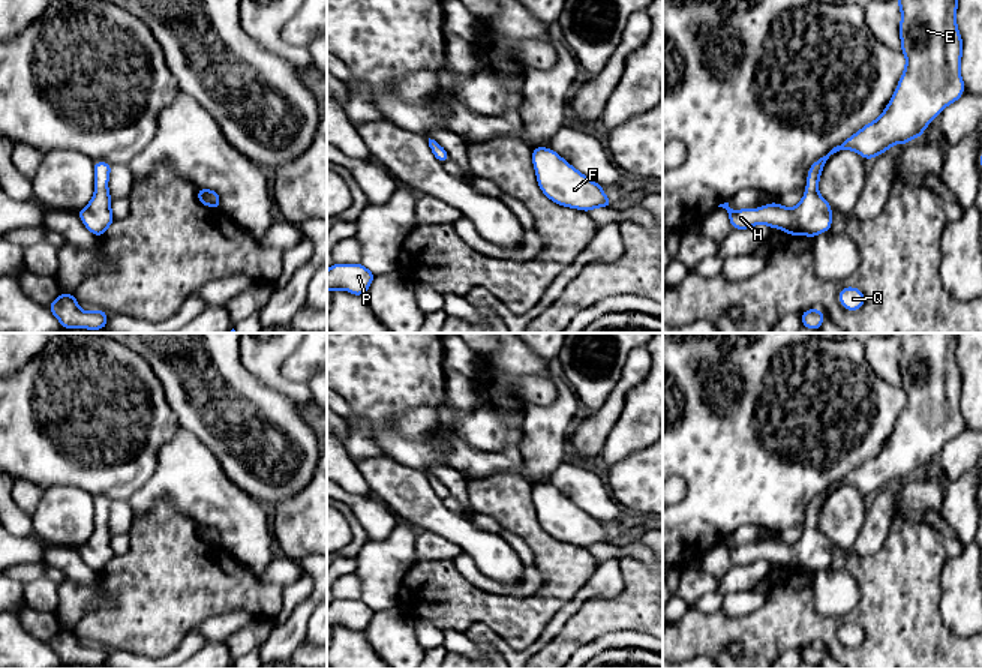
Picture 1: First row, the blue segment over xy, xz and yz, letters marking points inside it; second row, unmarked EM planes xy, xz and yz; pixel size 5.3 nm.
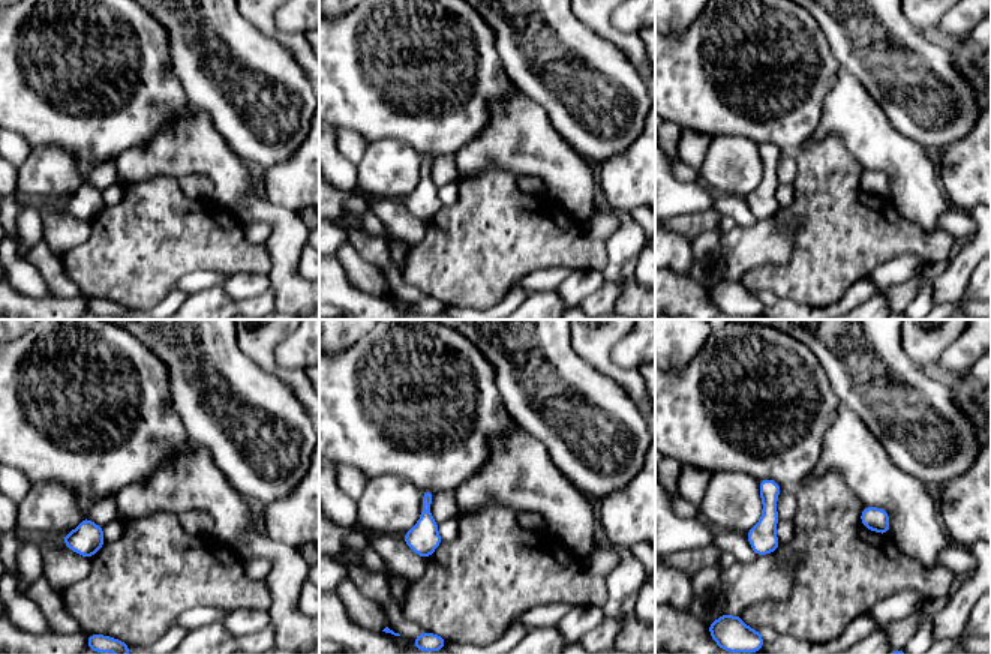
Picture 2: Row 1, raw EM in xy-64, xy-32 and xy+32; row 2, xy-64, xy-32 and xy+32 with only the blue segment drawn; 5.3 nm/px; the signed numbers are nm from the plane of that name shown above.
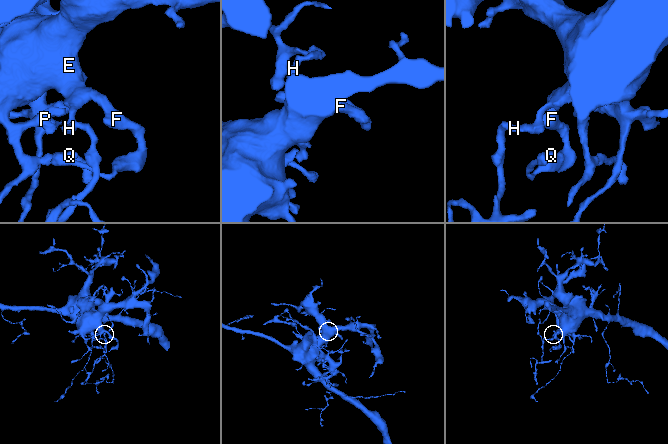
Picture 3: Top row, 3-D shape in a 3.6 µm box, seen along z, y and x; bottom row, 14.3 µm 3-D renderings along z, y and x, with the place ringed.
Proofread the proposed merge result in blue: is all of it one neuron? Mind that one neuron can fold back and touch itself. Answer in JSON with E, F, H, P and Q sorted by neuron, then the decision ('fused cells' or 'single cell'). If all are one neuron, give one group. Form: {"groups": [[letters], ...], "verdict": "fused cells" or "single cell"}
{"groups": [["E", "F", "H", "P", "Q"]], "verdict": "single cell"}

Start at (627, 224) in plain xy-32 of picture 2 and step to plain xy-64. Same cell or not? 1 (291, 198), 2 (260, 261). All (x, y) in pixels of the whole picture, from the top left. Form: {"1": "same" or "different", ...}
{"1": "different", "2": "different"}

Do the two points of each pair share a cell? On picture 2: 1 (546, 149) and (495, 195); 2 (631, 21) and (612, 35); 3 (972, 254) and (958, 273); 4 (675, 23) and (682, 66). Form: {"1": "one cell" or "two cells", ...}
{"1": "two cells", "2": "two cells", "3": "one cell", "4": "two cells"}

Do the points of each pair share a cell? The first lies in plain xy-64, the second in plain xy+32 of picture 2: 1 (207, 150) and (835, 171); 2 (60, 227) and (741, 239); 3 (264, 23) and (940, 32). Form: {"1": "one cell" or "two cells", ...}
{"1": "two cells", "2": "two cells", "3": "two cells"}

